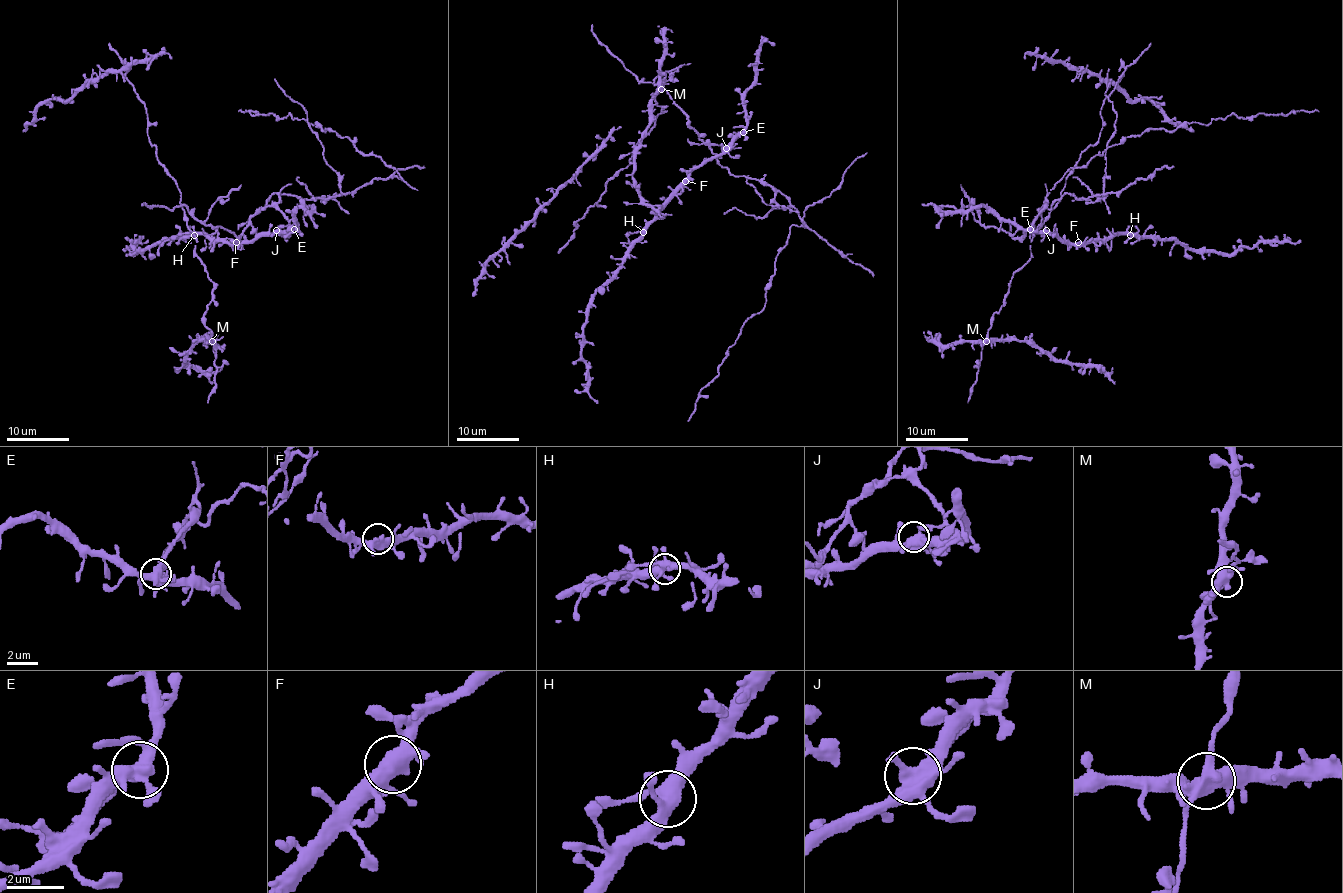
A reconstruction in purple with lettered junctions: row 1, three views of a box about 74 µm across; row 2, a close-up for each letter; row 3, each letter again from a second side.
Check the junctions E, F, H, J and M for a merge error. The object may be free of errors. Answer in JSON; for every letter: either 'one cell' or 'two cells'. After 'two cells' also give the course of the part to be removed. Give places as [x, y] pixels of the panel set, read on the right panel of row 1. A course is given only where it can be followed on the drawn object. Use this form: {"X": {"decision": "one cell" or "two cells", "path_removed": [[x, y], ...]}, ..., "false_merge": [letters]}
{"E": {"decision": "two cells", "path_removed": [[1030, 228], [1044, 207], [1067, 193], [1077, 199], [1103, 193], [1116, 121], [1105, 93], [1111, 79]]}, "F": {"decision": "one cell"}, "H": {"decision": "one cell"}, "J": {"decision": "one cell"}, "M": {"decision": "one cell"}, "false_merge": ["E"]}

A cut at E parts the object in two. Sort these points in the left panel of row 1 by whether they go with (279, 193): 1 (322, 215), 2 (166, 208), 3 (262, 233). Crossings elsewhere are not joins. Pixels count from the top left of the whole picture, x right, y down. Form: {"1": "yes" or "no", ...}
{"1": "no", "2": "yes", "3": "no"}

